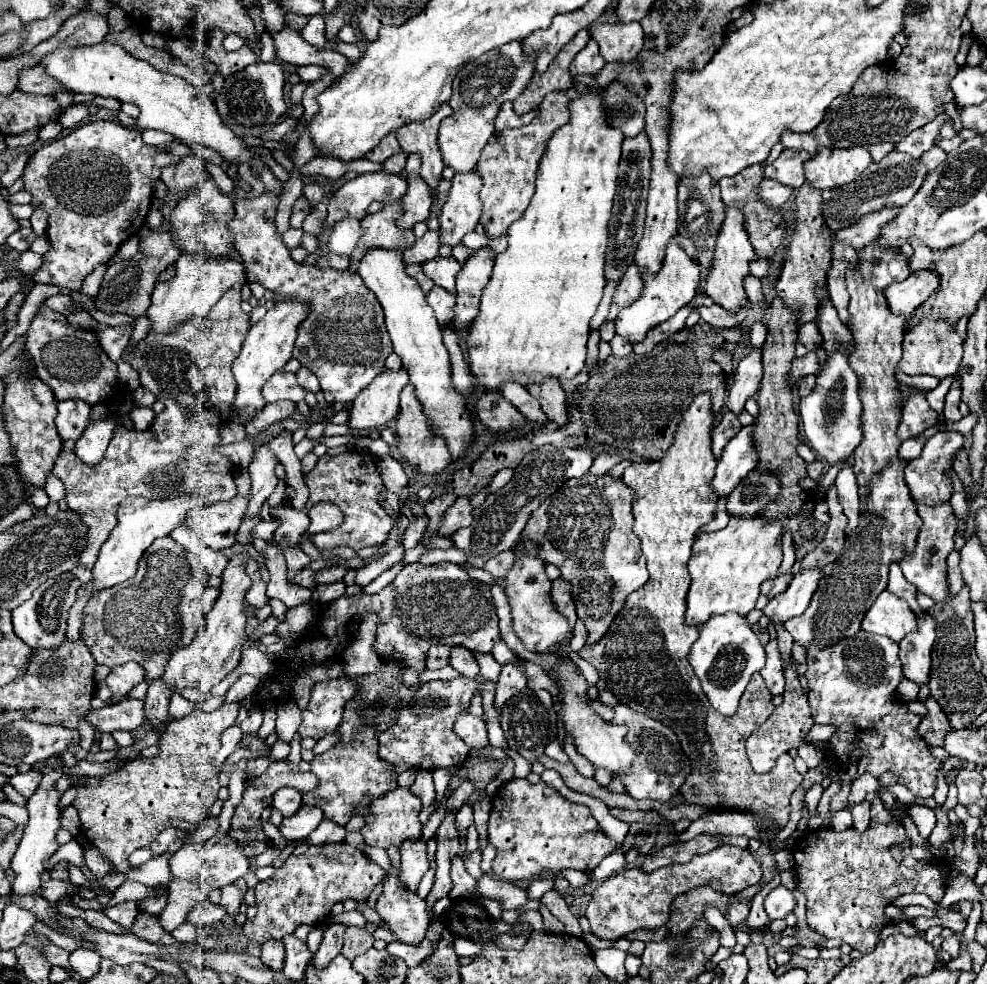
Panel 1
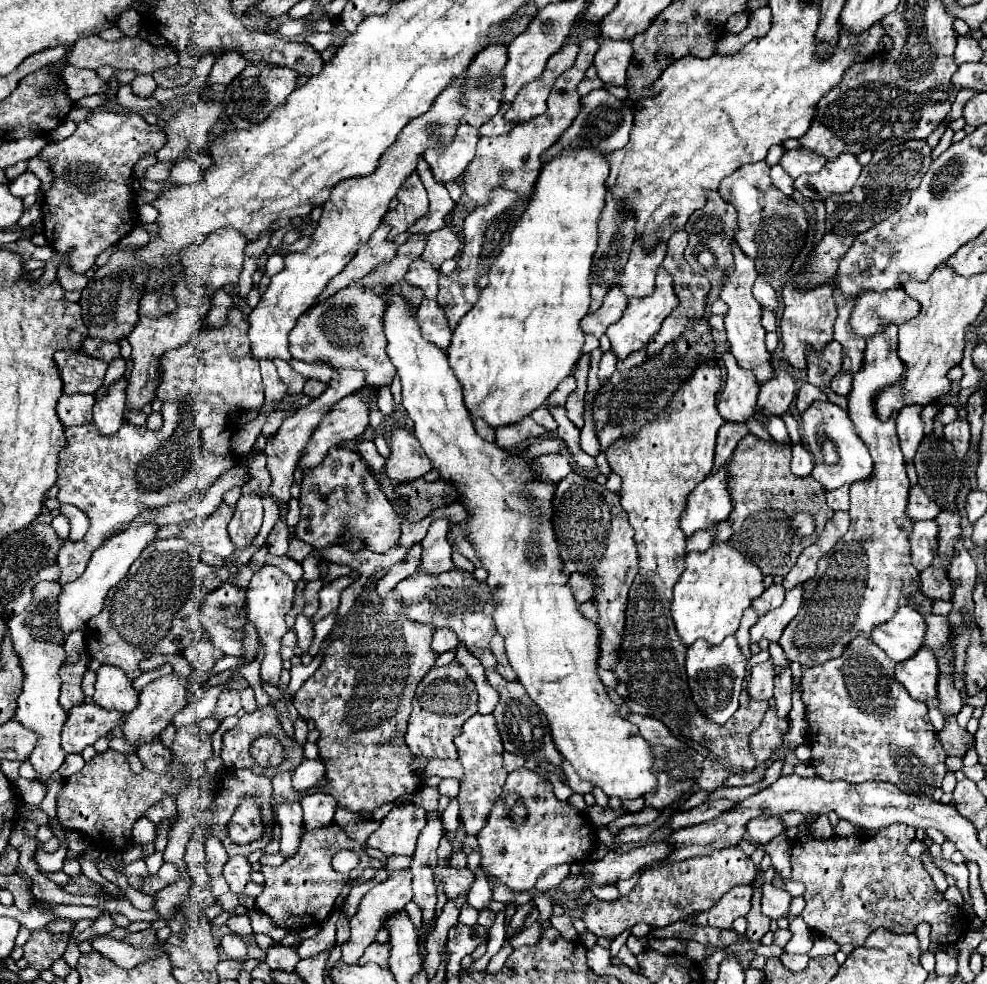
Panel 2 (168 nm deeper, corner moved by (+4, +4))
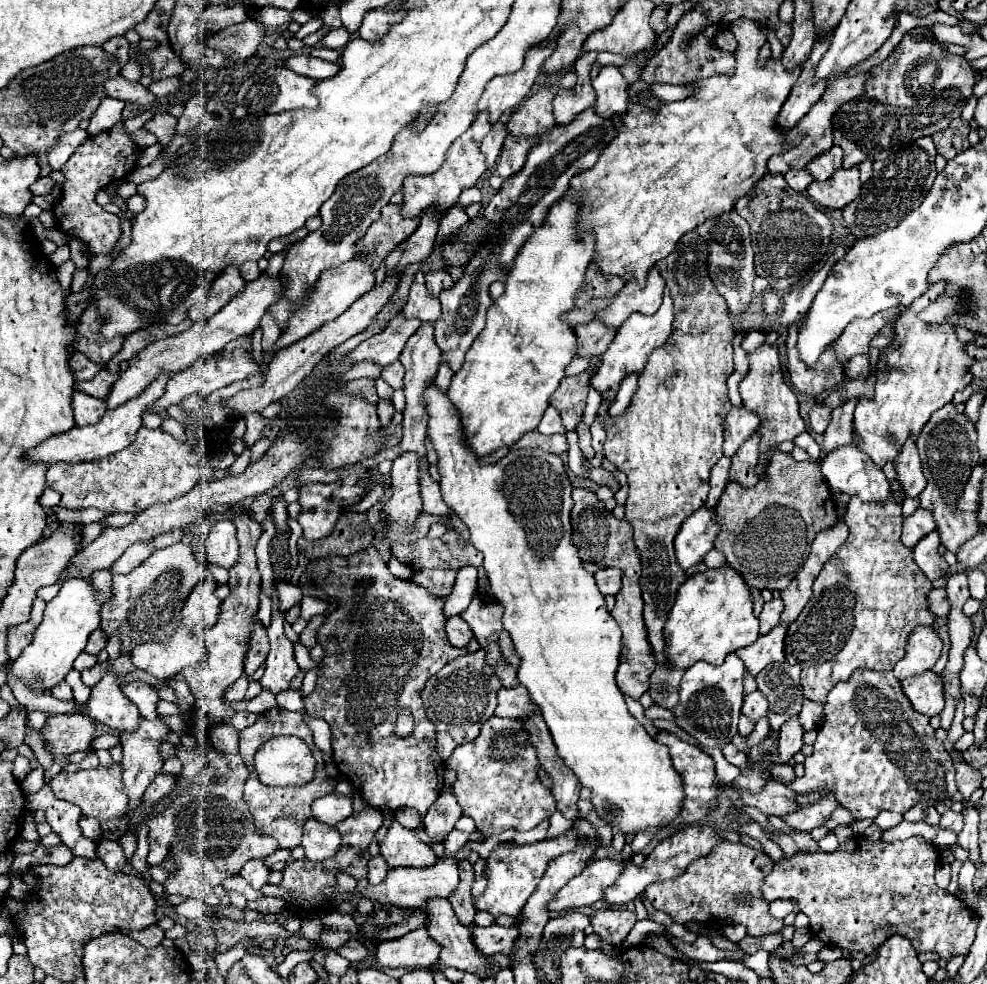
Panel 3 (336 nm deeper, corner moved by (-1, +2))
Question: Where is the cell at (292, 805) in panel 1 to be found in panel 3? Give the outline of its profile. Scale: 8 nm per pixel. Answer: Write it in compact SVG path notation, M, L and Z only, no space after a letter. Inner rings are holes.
M309 818L303 824L301 846L305 850L307 860L325 860L339 850L341 836L335 828L327 828L325 824L319 824L315 818Z

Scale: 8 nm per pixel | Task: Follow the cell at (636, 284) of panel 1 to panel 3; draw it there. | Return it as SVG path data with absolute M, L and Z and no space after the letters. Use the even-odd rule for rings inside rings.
M591 320L587 324L581 324L575 328L579 336L579 348L577 356L599 356L607 350L607 346L615 338L615 330L603 324L601 320Z

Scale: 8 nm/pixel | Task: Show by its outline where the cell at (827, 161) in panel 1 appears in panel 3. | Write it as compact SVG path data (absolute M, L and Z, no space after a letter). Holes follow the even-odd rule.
M839 168L833 172L829 180L811 182L807 194L813 202L821 204L823 208L843 208L847 202L853 202L861 192L859 168Z

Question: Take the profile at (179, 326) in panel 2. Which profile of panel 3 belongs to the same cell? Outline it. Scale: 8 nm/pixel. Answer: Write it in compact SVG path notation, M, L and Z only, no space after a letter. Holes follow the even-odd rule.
M161 372L161 374L143 390L143 394L139 394L139 396L133 398L133 400L129 400L127 404L121 404L121 406L115 408L115 410L107 410L105 416L103 416L97 424L93 424L93 426L83 426L83 428L75 426L71 432L63 432L63 434L59 434L59 436L51 436L51 438L47 438L43 444L35 446L35 448L27 454L27 458L39 460L39 462L45 462L45 464L53 464L53 462L59 462L59 460L63 460L63 462L87 462L87 460L97 460L97 458L103 458L103 456L107 456L107 454L111 454L111 452L119 452L119 450L127 448L127 446L135 440L135 434L137 434L137 430L141 428L141 424L143 424L143 422L141 422L141 416L143 416L145 412L149 412L151 404L155 404L155 402L163 396L165 384L167 384L167 380L169 380L171 376L173 376L171 372Z

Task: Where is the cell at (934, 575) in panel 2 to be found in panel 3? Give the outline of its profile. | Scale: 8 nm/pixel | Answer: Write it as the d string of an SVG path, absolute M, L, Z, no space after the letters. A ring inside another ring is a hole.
M933 588L933 590L929 592L927 600L929 600L931 612L935 612L937 616L947 616L947 614L949 614L951 602L949 602L949 598L947 598L947 594L945 594L943 588Z

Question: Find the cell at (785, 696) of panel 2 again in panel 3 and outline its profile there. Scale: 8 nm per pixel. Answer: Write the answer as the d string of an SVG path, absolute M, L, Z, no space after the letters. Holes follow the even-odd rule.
M789 716L779 730L779 754L783 762L791 760L801 750L803 746L801 736L803 736L803 728L799 724L799 716Z

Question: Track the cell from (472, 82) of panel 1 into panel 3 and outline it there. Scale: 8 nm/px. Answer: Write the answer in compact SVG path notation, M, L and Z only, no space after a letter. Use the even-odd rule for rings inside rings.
M487 110L479 112L475 116L475 122L471 124L471 128L459 136L459 140L455 140L455 144L449 148L447 152L447 160L443 162L443 166L435 172L435 174L423 174L423 176L407 176L403 182L403 216L419 216L427 206L431 204L439 204L443 210L451 208L457 204L457 198L461 194L463 188L475 186L475 182L479 180L479 176L487 170L485 164L485 156L479 152L479 140L483 140L483 136L491 130L491 120L487 118Z

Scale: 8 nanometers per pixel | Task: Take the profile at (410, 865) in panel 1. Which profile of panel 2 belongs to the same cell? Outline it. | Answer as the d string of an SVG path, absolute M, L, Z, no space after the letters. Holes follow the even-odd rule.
M402 870L400 874L390 874L390 878L378 886L374 886L366 898L360 902L358 912L350 918L350 928L352 928L352 936L348 942L342 944L342 958L340 962L344 964L358 964L360 956L364 954L364 950L376 940L378 930L384 926L384 922L388 920L388 916L394 916L396 912L400 912L404 908L406 902L412 900L412 874L410 870Z

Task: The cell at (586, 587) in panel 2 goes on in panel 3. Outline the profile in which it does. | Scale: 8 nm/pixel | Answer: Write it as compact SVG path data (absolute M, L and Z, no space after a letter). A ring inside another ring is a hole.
M599 568L595 572L595 582L597 582L597 588L603 596L607 594L617 594L619 588L621 588L621 570L617 568Z

